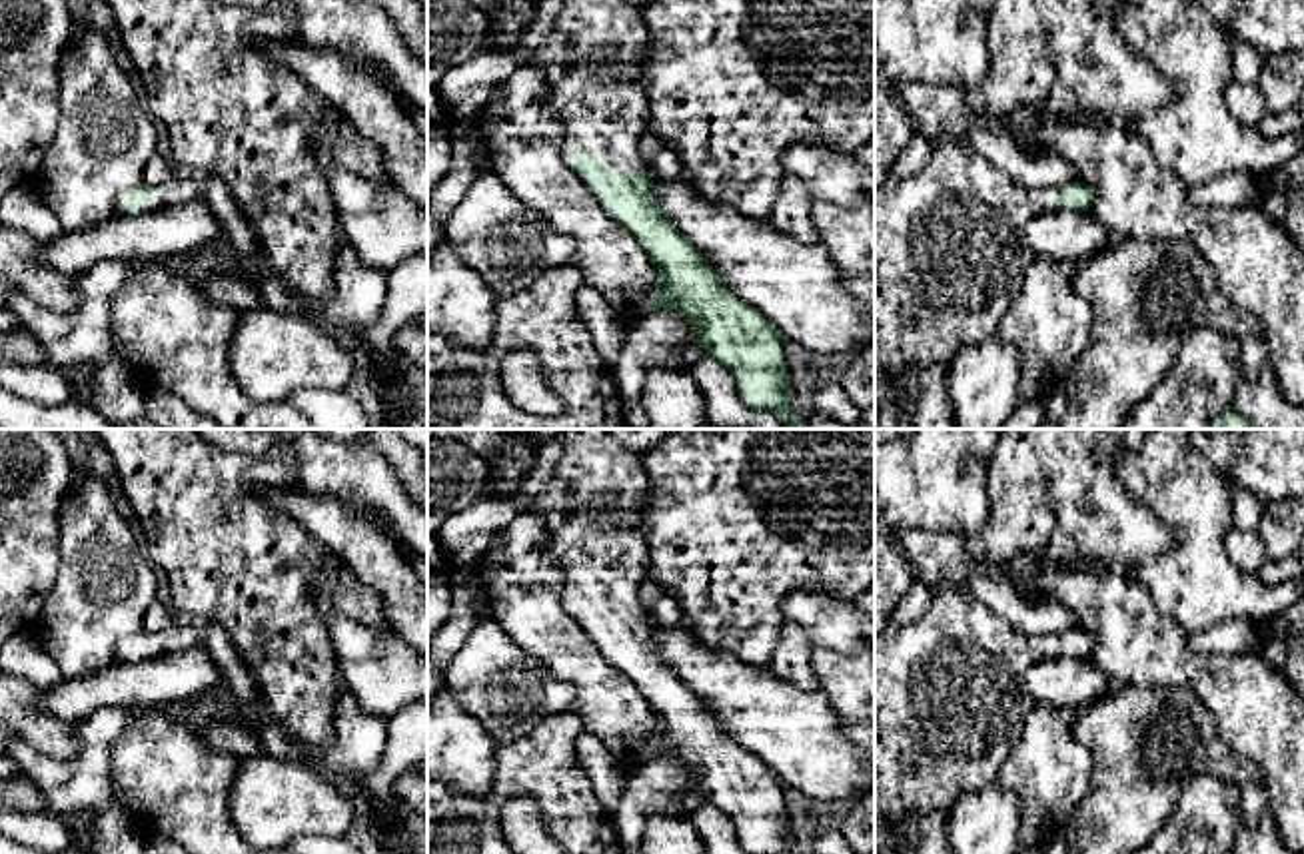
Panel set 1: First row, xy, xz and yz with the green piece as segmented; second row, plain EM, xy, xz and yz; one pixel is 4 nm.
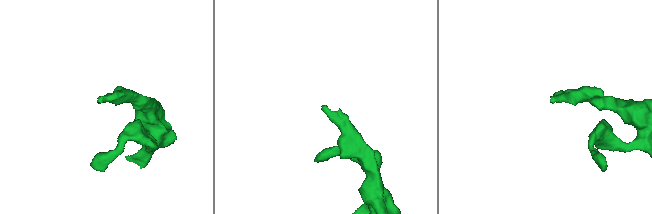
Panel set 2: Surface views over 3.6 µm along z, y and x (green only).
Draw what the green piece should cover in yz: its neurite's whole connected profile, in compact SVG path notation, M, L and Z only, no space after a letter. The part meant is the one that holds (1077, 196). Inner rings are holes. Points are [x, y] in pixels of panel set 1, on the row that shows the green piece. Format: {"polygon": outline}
{"polygon": "M953 142L933 146L921 172L887 180L875 194L875 373L951 361L963 347L992 337L1034 261L1024 237L1026 223L1052 210L1086 212L1092 202L1094 188L1086 184L1074 180L1050 190L1026 188L971 146Z"}

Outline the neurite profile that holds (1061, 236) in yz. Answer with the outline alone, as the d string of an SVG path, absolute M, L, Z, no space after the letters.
M1052 210L1032 217L1024 227L1030 251L1038 259L1084 263L1100 255L1110 235L1088 212Z

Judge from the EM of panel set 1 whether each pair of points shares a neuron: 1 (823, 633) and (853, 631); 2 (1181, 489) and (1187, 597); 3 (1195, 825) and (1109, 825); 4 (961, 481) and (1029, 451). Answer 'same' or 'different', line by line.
1: same
2: same
3: different
4: different

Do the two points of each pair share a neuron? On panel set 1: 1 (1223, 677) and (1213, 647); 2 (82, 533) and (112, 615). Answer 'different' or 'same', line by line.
1: different
2: same

